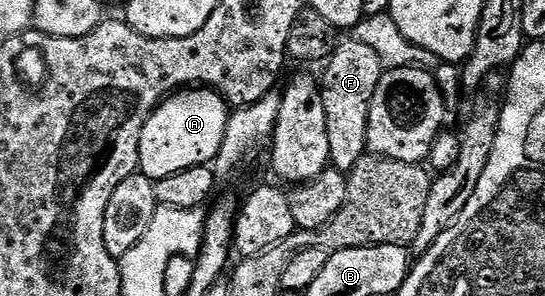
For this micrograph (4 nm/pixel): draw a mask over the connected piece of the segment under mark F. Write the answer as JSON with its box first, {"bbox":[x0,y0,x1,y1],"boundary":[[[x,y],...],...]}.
{"bbox":[321,38,385,174],"boundary":[[[347,38],[338,43],[336,51],[328,59],[324,67],[325,74],[321,76],[321,95],[323,96],[324,111],[327,112],[328,152],[332,167],[346,174],[353,169],[355,164],[366,155],[368,142],[366,132],[369,130],[370,102],[374,98],[375,88],[385,71],[380,54],[374,48],[363,44],[361,41]]]}

